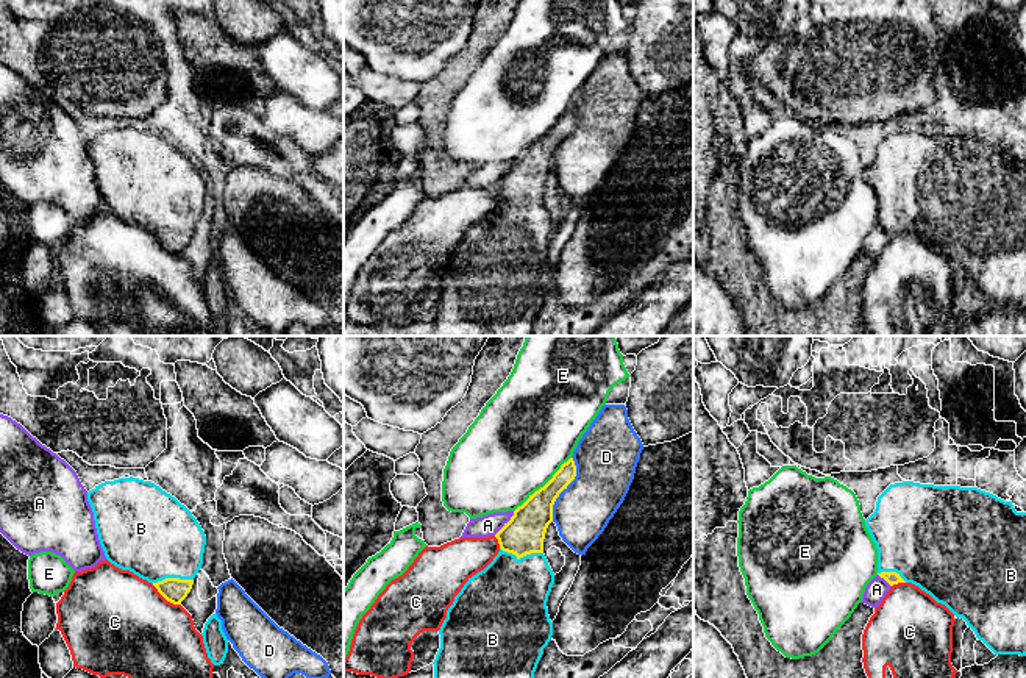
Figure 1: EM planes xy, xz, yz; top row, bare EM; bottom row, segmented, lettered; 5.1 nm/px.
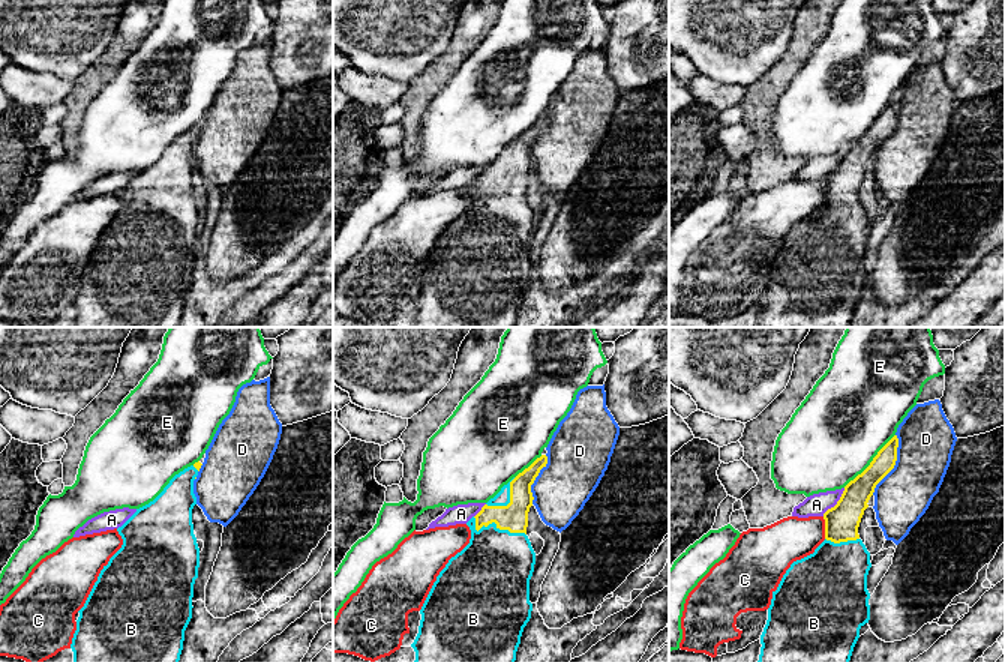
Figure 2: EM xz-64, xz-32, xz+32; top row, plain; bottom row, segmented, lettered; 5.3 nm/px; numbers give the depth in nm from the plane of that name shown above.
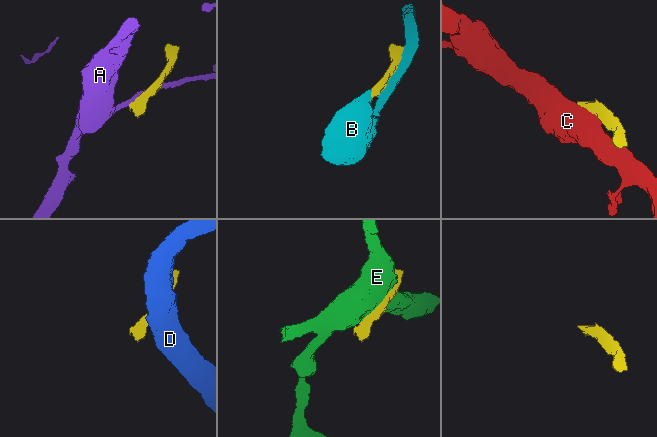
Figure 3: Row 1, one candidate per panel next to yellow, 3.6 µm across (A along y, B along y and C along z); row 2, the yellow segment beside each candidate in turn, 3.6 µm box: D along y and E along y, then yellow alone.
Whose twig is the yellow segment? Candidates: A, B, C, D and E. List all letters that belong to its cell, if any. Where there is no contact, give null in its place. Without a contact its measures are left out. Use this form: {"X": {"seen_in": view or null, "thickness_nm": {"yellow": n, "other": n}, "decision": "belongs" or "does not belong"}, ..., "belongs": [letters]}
{"A": {"seen_in": "xz", "thickness_nm": {"yellow": 200, "other": 110}, "decision": "does not belong"}, "B": {"seen_in": "xz", "thickness_nm": {"yellow": 200, "other": 420}, "decision": "belongs"}, "C": {"seen_in": "xy", "thickness_nm": {"yellow": 130, "other": 480}, "decision": "does not belong"}, "D": {"seen_in": "xz", "thickness_nm": {"yellow": 190, "other": 300}, "decision": "does not belong"}, "E": {"seen_in": "xz", "thickness_nm": {"yellow": 200, "other": 500}, "decision": "does not belong"}, "belongs": ["B"]}

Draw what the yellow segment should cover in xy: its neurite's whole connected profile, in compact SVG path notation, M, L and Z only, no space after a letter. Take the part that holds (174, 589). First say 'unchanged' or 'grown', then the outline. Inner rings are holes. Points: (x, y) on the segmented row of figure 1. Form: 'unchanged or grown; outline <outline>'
grown; outline M119 478L87 492L106 559L181 605L201 569L206 536L192 512L151 481Z

